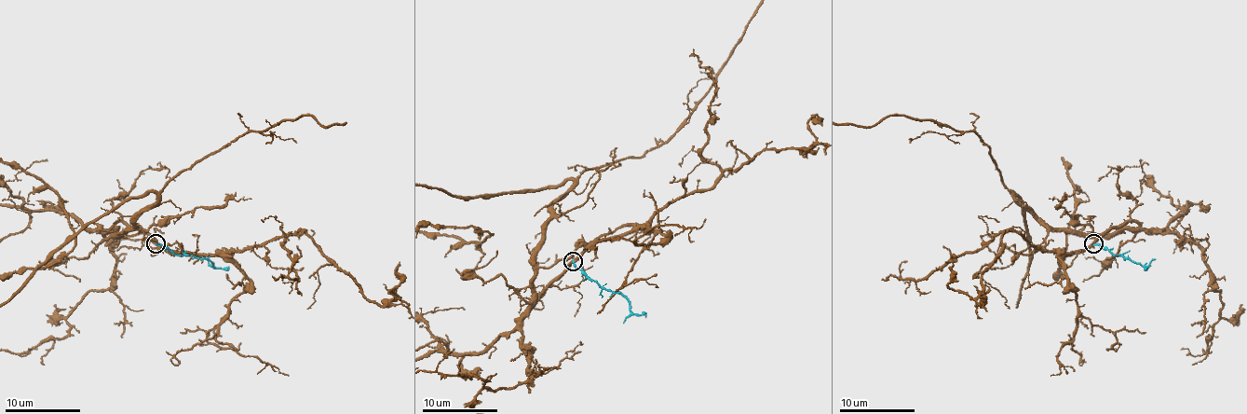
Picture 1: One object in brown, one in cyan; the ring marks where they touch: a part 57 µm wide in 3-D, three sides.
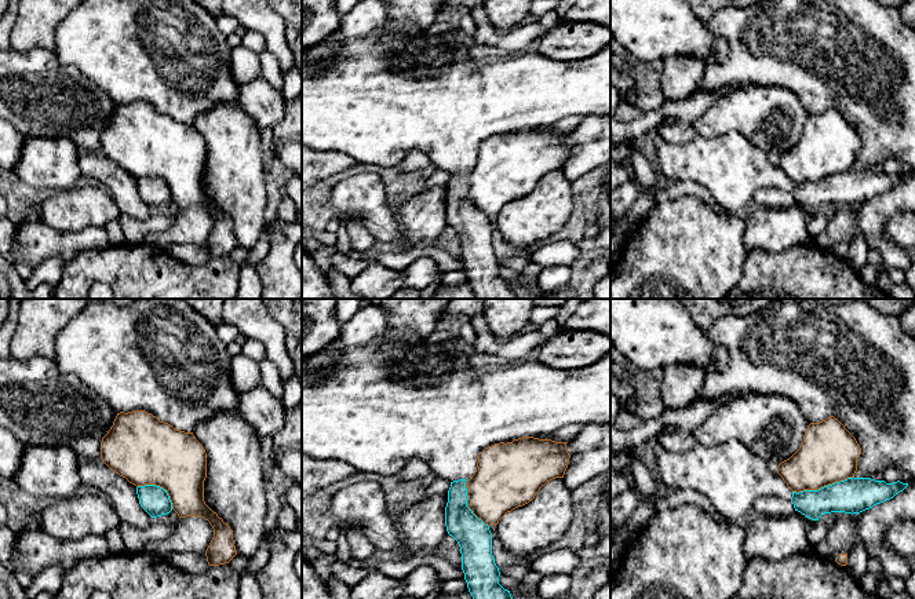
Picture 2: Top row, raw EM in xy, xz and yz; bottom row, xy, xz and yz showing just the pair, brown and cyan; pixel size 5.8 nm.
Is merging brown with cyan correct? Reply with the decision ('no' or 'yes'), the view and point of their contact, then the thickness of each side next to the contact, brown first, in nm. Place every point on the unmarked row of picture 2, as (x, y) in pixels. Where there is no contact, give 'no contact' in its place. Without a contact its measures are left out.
no; contact yz (823, 178); calibres 340 and 200 nm

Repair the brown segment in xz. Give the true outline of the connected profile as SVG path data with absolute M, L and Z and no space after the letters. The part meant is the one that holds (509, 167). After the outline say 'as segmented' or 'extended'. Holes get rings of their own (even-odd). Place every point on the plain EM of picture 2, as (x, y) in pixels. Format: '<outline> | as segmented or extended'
M522 128L485 139L478 146L474 167L466 174L467 198L485 216L497 216L507 204L532 193L547 174L564 169L570 150L566 135Z | as segmented

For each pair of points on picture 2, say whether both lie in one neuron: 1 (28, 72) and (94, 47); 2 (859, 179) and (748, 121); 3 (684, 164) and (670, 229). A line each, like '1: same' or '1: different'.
1: different
2: different
3: different

